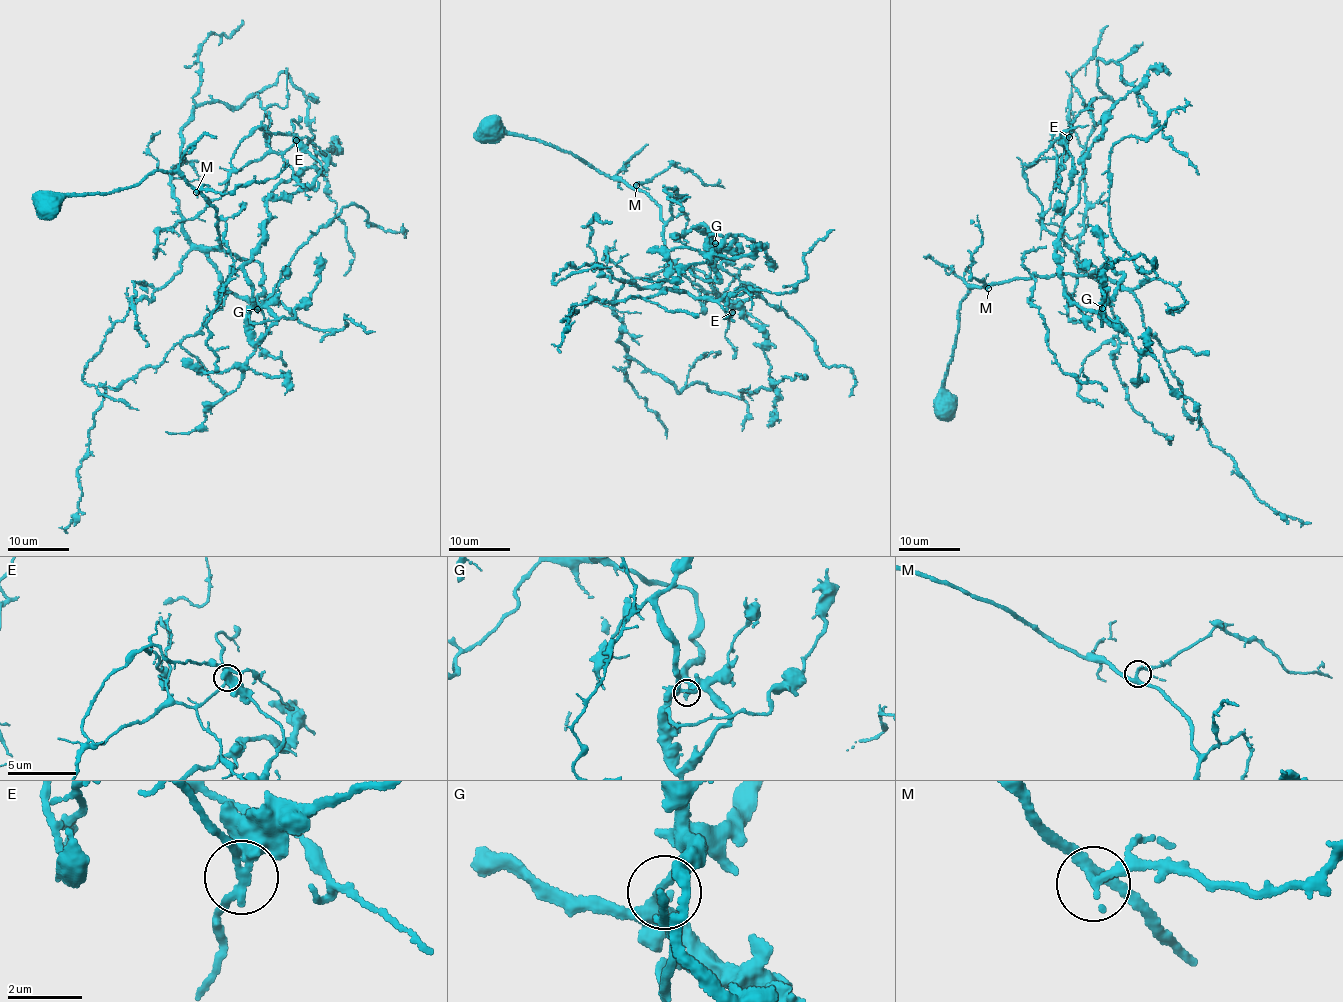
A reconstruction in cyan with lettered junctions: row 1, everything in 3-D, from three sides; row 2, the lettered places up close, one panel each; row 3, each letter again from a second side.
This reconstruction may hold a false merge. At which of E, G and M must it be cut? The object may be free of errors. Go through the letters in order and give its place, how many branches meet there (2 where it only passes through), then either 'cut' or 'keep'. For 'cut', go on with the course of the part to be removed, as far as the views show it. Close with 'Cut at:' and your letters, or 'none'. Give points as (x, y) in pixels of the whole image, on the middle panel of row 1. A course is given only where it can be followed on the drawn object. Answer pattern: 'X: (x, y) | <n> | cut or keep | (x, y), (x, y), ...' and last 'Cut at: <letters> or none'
E: (732, 312) | 3 | cut | (732, 312), (720, 297), (693, 284), (660, 252)
G: (715, 243) | 3 | keep
M: (636, 185) | 3 | keep
Cut at: E

